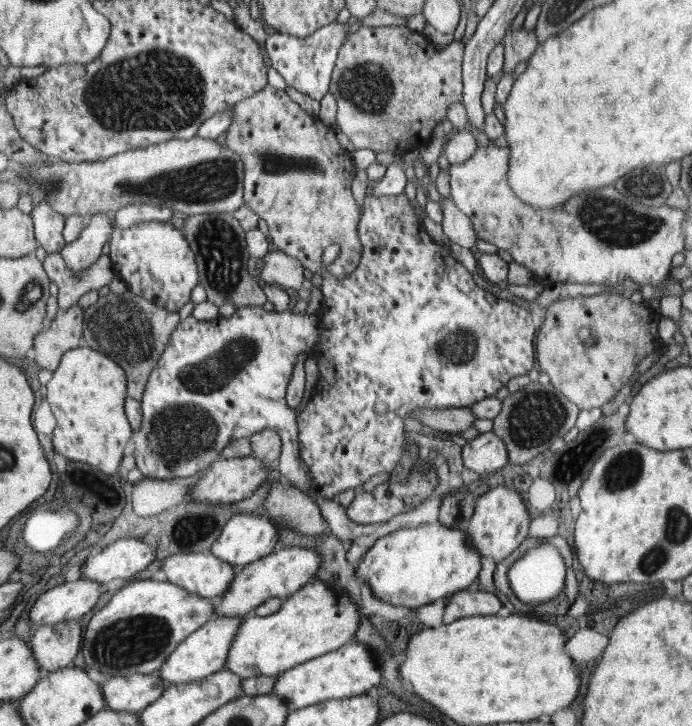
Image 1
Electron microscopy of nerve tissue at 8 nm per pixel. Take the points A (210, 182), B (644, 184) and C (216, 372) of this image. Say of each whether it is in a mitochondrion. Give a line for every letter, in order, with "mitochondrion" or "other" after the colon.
A: mitochondrion
B: mitochondrion
C: mitochondrion

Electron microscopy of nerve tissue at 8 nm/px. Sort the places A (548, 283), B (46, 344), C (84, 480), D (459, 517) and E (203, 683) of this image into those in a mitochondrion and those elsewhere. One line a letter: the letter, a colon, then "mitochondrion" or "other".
A: other
B: other
C: other
D: other
E: other

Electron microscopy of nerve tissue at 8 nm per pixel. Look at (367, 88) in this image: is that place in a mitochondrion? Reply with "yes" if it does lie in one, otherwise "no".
yes

